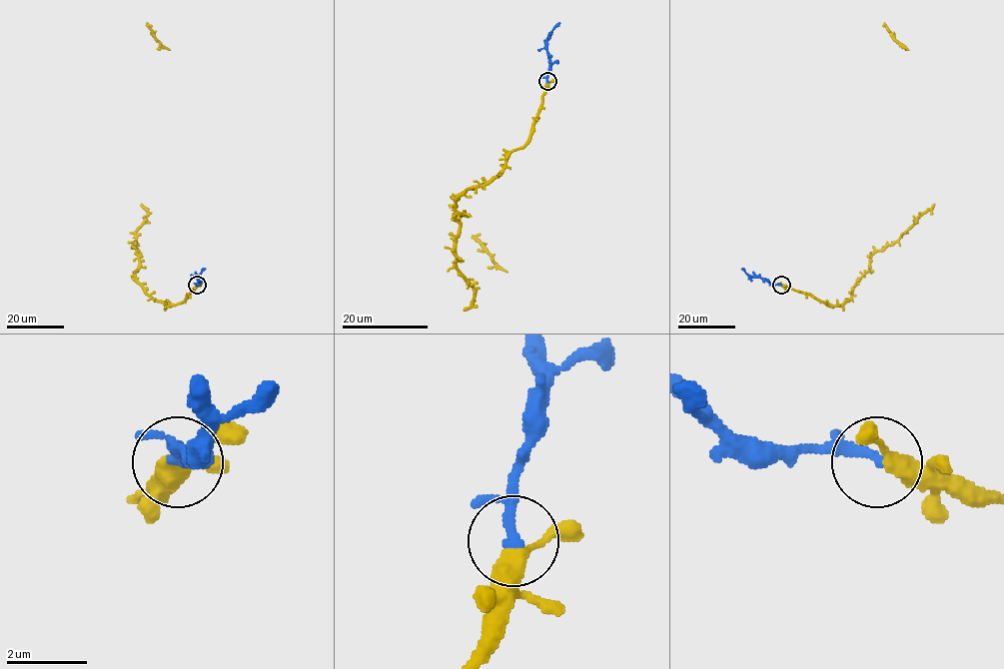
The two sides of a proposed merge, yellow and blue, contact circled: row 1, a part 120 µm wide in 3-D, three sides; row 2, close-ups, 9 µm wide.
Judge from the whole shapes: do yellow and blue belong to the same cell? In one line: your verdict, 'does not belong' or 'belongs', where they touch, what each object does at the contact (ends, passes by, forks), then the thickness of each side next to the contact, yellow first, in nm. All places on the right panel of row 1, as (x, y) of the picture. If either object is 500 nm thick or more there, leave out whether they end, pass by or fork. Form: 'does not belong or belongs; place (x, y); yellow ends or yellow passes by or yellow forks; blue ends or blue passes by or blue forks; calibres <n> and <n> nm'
belongs; place (781, 285); yellow passes by; blue ends; calibres 360 and 280 nm

